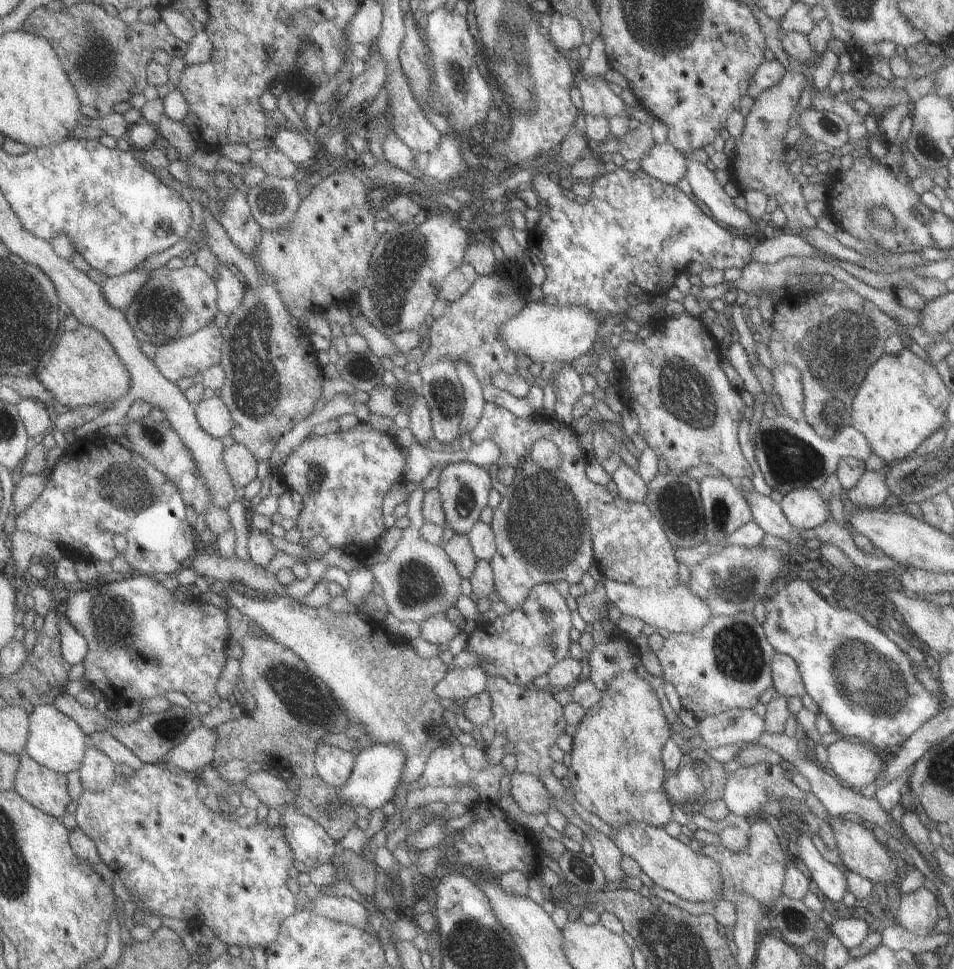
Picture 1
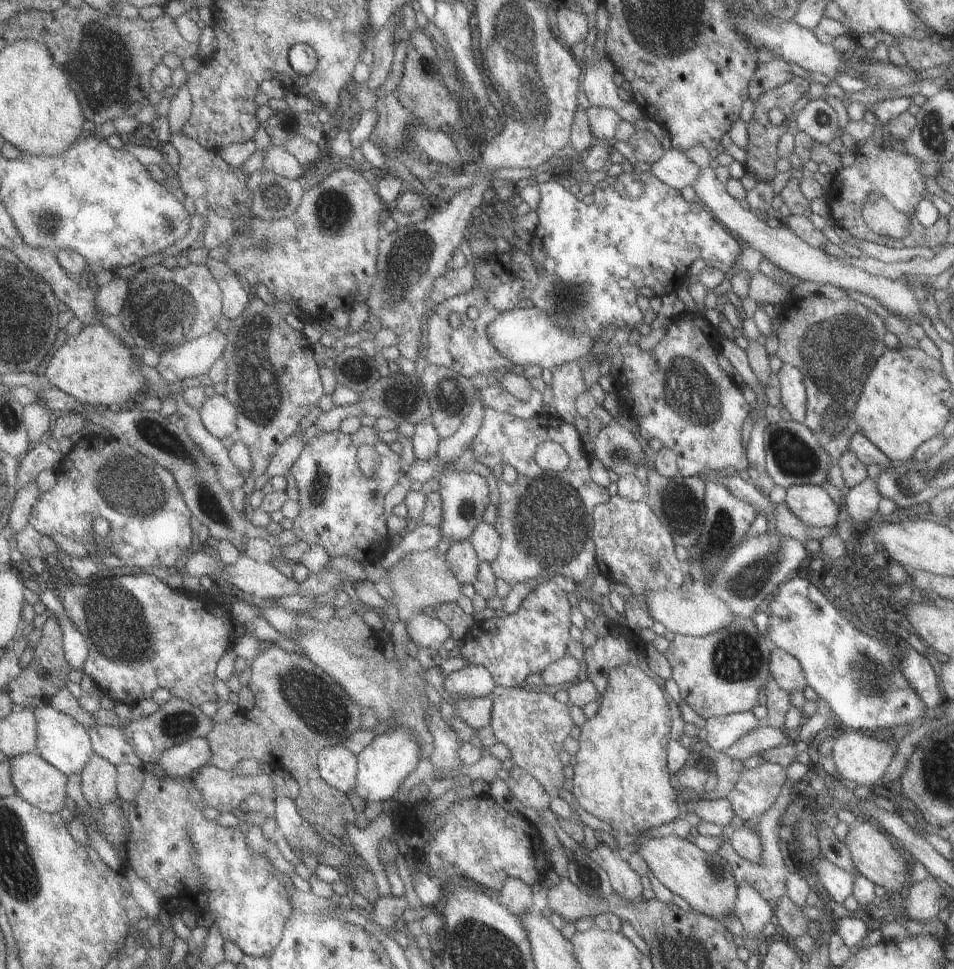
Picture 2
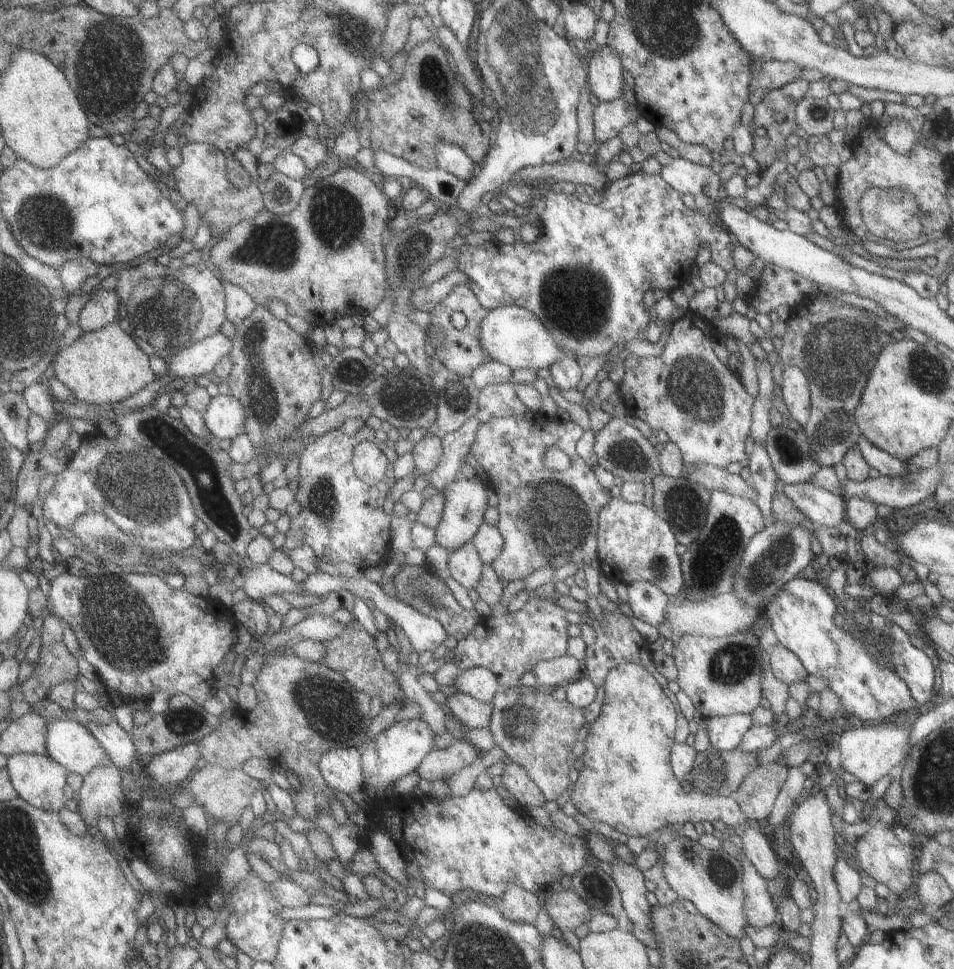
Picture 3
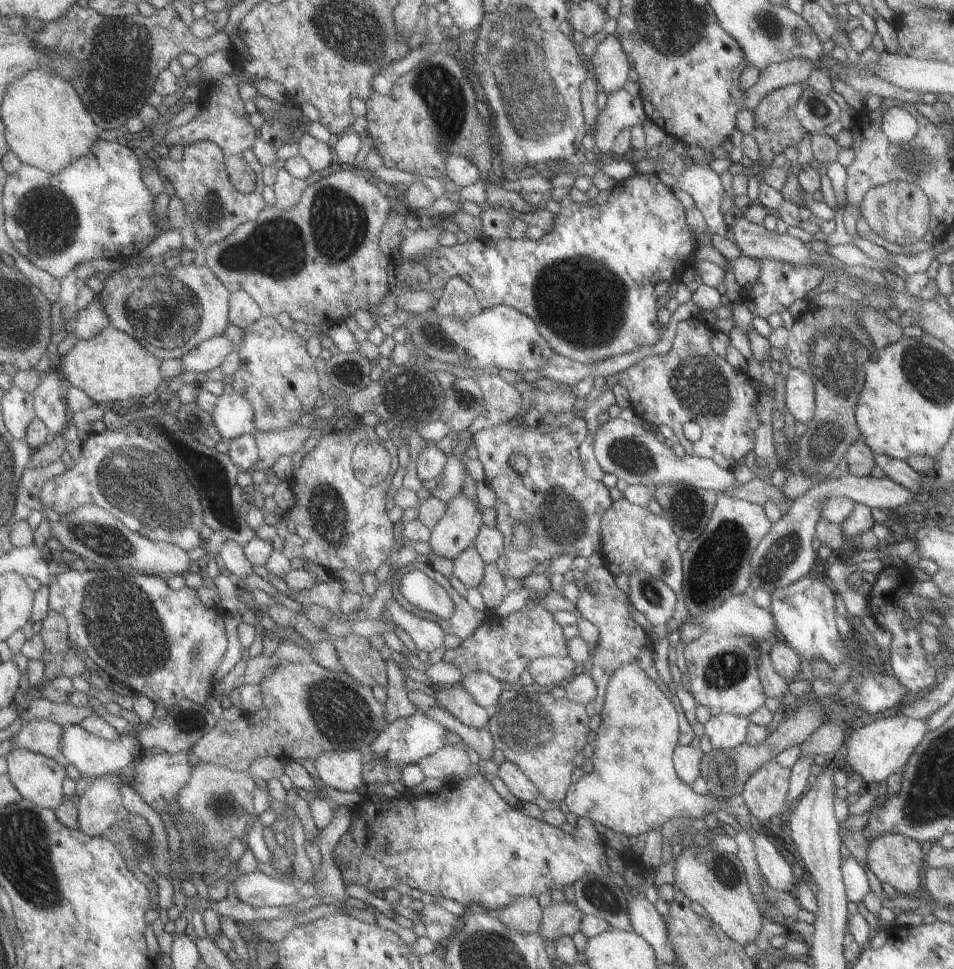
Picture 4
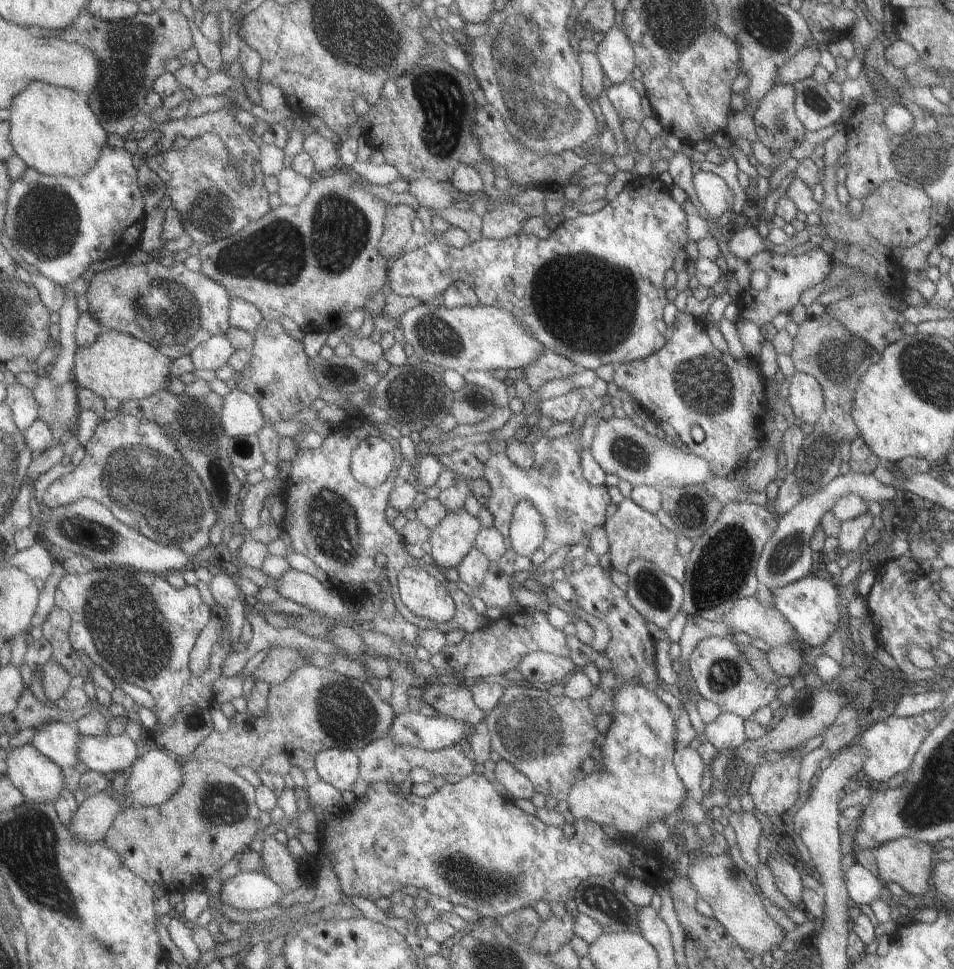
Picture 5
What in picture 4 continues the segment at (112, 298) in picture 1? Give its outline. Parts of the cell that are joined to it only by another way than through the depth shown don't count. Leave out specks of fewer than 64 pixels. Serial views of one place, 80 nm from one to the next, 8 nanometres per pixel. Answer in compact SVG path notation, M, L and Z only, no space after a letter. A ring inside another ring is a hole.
M94 297L90 304L80 310L80 314L74 323L73 333L77 340L91 340L110 325L111 320L103 308L103 302Z

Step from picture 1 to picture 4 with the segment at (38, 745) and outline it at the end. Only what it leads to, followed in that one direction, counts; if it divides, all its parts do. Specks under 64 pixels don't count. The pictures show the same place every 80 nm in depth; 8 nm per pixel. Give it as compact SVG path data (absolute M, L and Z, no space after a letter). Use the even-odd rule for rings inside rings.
M80 725L63 726L63 736L61 736L61 757L63 763L76 768L81 776L93 777L102 775L120 776L123 768L131 767L135 758L140 755L139 744L136 735L123 735L121 740L109 742L109 740L99 738L85 730Z

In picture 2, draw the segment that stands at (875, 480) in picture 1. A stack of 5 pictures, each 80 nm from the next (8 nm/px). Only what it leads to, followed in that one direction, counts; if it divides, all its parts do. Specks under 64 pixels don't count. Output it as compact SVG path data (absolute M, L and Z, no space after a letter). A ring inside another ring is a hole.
M865 476L859 484L855 484L843 498L843 516L855 522L857 527L863 527L865 522L877 517L876 510L881 494L875 486L875 479Z

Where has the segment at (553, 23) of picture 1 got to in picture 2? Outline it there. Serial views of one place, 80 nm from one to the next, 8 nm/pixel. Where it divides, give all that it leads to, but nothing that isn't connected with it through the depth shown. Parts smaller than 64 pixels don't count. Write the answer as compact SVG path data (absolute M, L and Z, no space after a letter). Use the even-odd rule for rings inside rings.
M560 4L556 6L556 10L557 29L555 29L554 37L567 48L575 43L582 43L589 31L585 16L579 12L568 10Z

